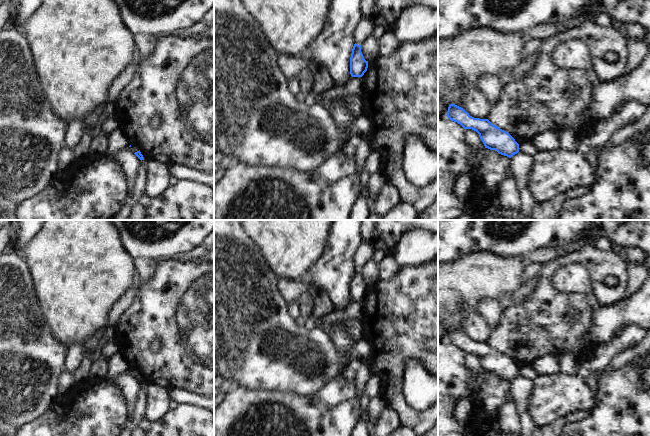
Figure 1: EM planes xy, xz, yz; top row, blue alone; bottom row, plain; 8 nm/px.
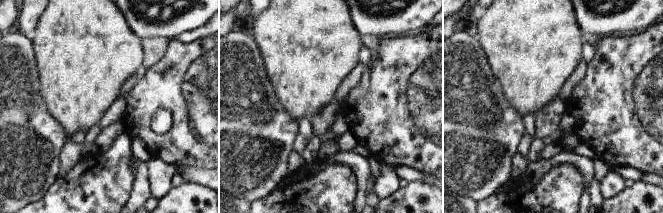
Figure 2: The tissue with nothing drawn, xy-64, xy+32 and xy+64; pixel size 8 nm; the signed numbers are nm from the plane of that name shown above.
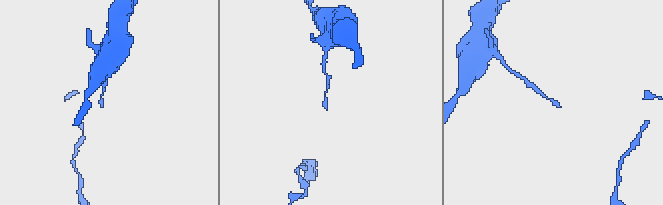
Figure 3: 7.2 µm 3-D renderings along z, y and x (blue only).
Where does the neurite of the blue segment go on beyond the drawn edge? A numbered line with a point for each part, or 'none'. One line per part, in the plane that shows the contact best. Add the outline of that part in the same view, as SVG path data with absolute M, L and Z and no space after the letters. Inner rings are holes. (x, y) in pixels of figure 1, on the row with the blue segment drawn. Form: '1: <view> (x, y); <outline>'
none

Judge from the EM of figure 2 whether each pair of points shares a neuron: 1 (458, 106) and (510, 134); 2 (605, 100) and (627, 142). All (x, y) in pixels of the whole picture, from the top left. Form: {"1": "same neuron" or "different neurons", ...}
{"1": "same neuron", "2": "same neuron"}

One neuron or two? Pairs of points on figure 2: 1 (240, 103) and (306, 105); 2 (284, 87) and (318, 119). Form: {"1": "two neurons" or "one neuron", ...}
{"1": "two neurons", "2": "two neurons"}

